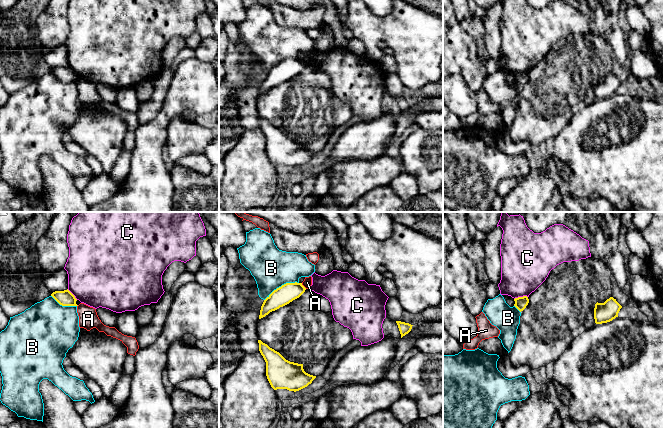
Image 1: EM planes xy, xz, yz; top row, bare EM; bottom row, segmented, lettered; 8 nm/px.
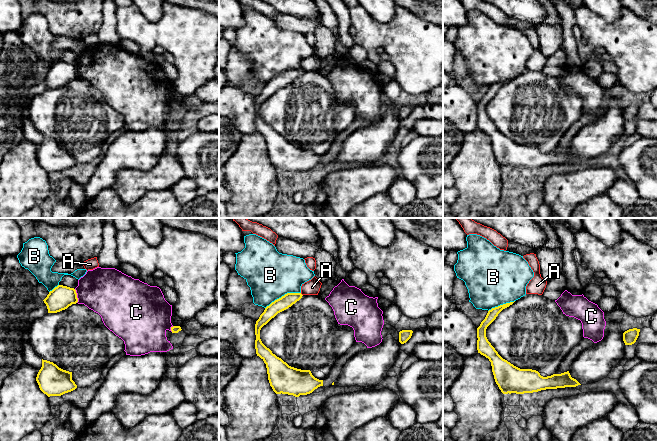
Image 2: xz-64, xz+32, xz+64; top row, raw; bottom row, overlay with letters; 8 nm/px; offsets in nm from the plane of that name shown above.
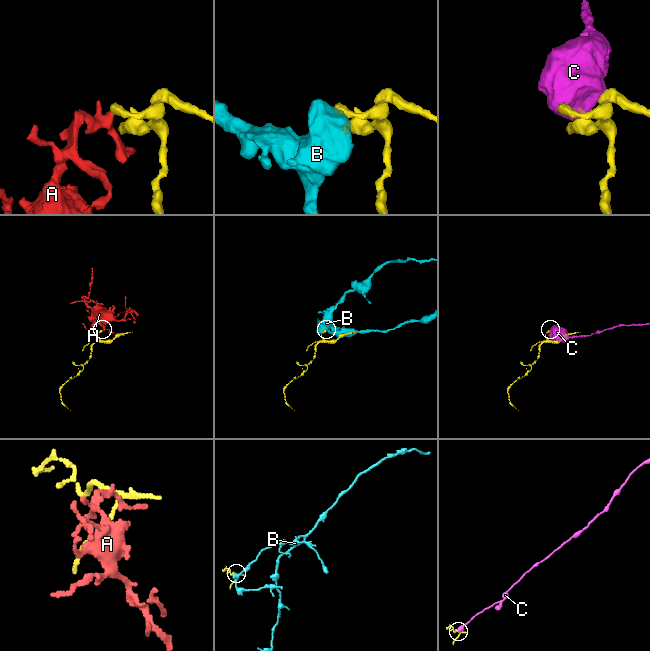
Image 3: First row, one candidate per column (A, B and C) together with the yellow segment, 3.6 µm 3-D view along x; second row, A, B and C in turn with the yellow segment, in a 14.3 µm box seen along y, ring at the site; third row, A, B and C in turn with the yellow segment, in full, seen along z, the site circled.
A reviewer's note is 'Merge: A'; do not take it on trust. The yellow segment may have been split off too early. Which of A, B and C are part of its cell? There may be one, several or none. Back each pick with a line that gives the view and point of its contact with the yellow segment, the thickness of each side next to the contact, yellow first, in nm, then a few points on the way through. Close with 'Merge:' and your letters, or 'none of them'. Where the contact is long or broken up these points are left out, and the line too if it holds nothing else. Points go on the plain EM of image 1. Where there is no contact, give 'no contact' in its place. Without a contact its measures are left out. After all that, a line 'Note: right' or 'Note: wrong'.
Merge: none of them
Note: wrong

